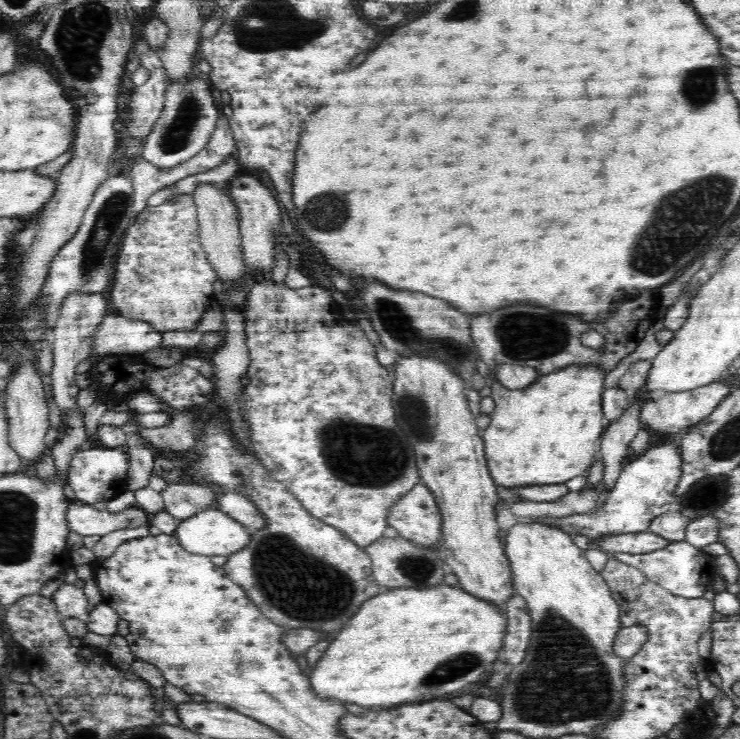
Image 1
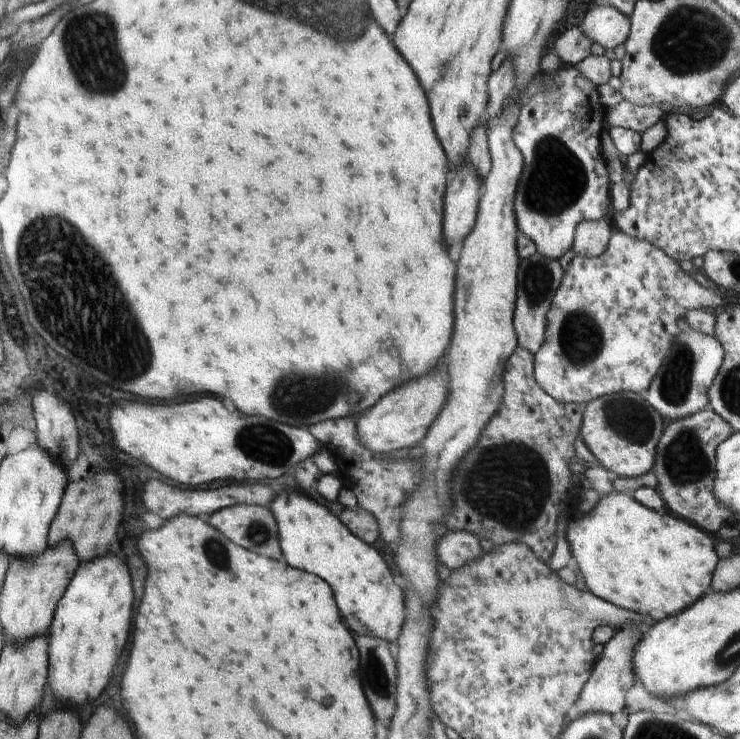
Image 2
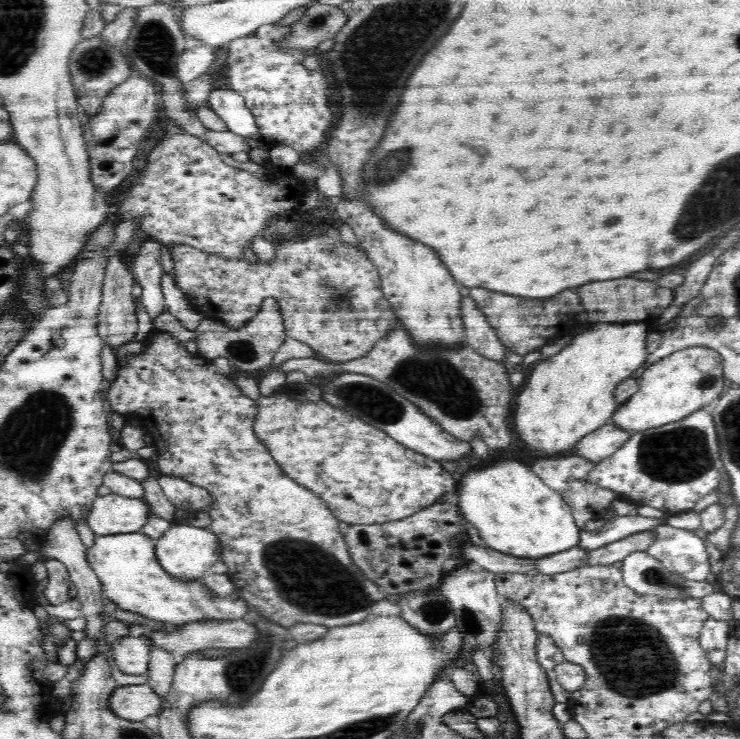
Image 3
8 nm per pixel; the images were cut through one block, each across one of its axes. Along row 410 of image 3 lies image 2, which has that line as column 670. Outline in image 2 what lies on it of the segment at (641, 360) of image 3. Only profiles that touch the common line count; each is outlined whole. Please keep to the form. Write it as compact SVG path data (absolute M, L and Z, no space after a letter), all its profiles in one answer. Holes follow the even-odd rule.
M618 491L601 496L600 502L588 514L581 515L575 510L567 512L567 515L570 519L572 515L571 522L568 520L566 536L573 561L577 563L575 567L597 598L629 612L663 619L676 616L678 612L698 602L702 596L710 594L714 570L722 549L717 548L710 536L694 525L668 513L654 512L638 504L631 494Z

